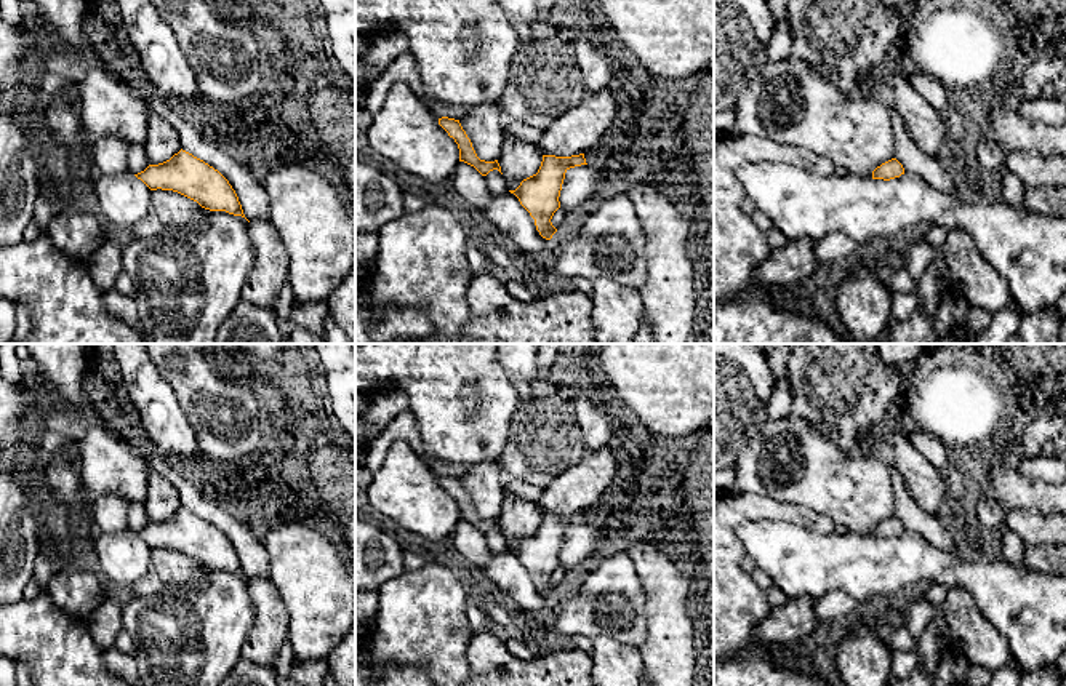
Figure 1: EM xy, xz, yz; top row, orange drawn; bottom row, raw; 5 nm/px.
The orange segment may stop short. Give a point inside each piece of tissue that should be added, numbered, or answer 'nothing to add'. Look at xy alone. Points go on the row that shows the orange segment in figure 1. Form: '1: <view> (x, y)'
nothing to add

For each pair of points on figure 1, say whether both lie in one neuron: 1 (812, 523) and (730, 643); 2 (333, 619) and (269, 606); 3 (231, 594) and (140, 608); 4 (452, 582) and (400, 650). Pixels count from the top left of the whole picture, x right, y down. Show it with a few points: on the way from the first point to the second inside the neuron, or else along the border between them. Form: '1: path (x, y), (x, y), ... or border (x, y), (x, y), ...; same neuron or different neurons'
1: path (762, 510), (746, 510), (730, 526), (730, 594); same neuron
2: border (268, 576), (285, 605), (288, 638); different neurons
3: path (208, 608), (162, 608); same neuron
4: path (436, 598), (407, 634); same neuron

